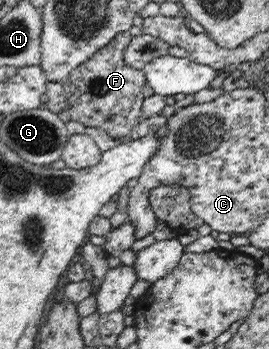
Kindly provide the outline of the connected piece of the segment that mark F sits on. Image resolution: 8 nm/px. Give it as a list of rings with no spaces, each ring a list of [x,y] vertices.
[[[129,30],[119,32],[106,46],[96,50],[92,58],[77,66],[63,82],[71,120],[82,123],[84,127],[105,130],[115,139],[127,139],[132,128],[143,120],[145,72],[132,68],[124,61],[124,50],[132,38]]]

